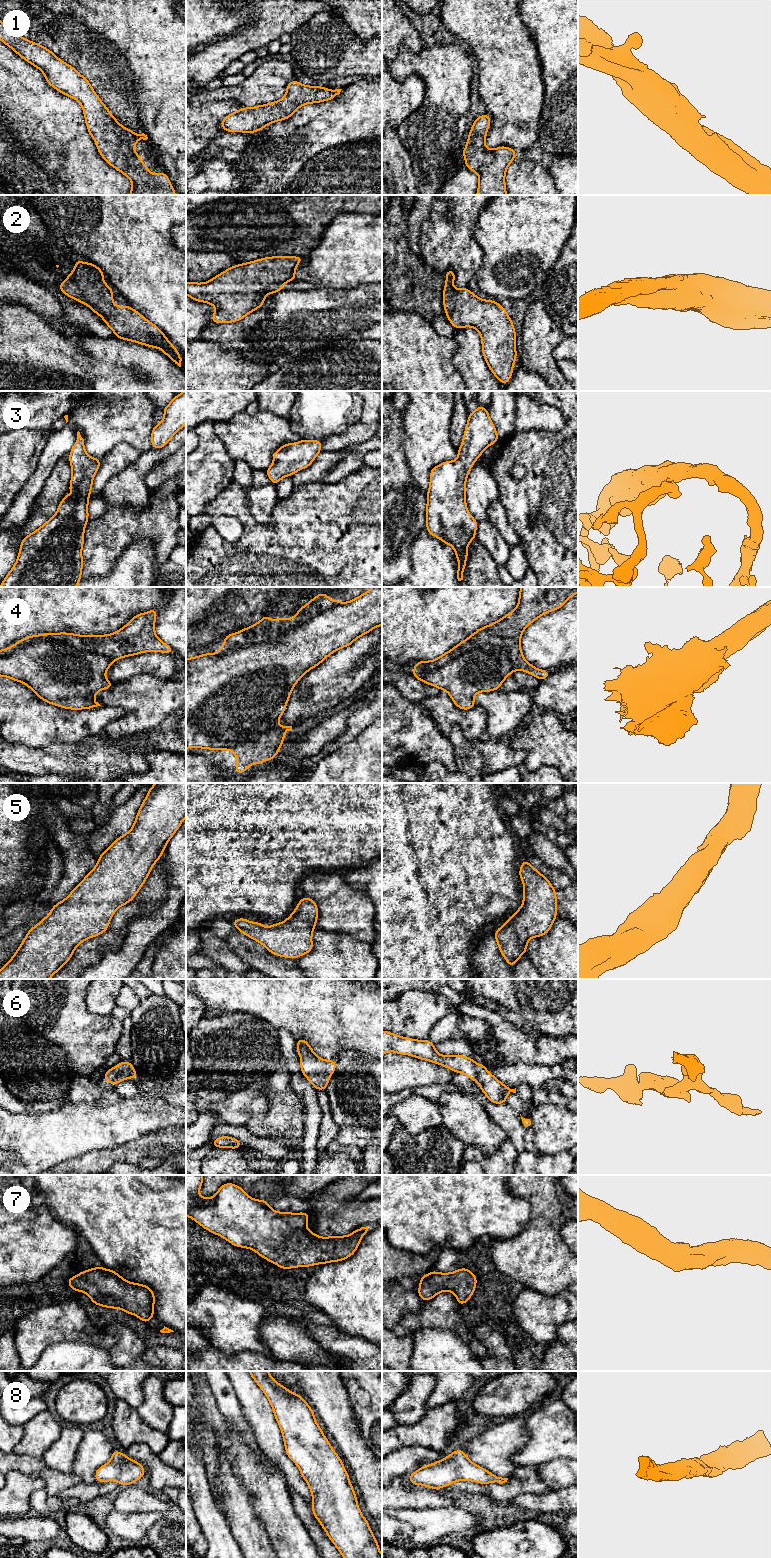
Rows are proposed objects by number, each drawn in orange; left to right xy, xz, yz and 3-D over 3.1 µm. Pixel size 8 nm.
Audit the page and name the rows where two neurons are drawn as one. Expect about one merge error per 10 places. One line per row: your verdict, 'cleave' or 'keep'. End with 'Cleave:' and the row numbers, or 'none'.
1: keep
2: keep
3: keep
4: keep
5: keep
6: keep
7: keep
8: keep
Cleave: none

